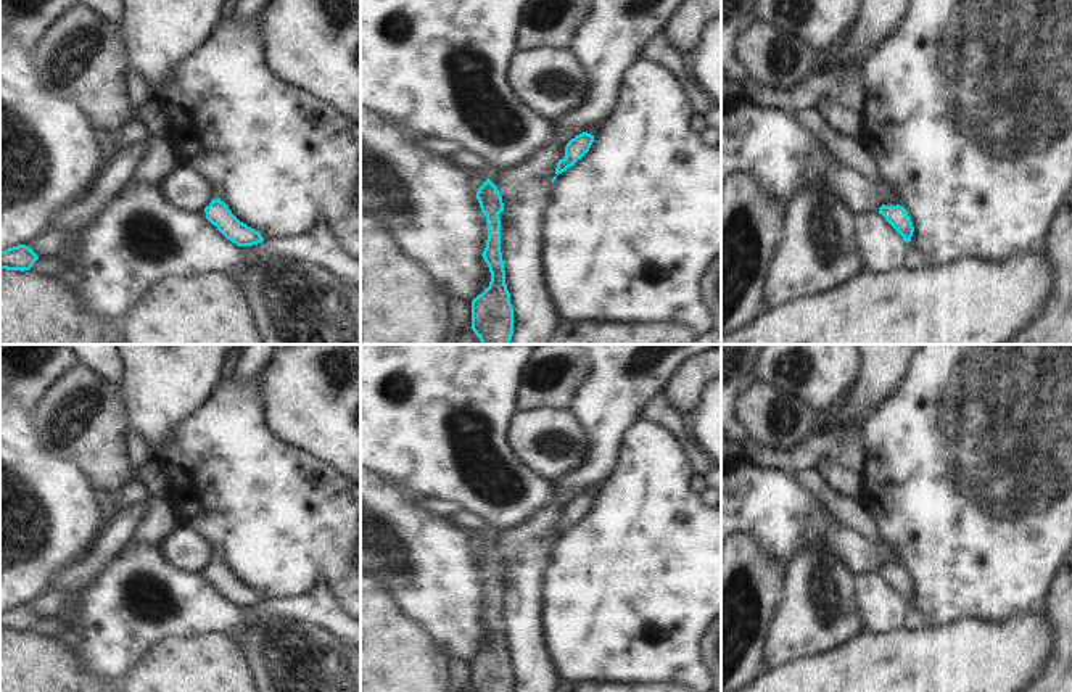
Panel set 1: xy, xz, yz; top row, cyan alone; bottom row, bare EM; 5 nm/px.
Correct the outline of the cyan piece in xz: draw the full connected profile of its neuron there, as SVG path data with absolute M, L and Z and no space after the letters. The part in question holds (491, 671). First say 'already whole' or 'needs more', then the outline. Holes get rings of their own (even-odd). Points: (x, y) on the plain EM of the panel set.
already whole | M486 539L478 549L476 560L486 575L488 600L483 620L489 628L491 642L481 655L472 661L473 692L513 692L513 668L505 645L505 631L501 613L501 579L504 571L502 557L497 547Z

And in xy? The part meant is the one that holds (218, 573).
needs more | M217 547L211 549L209 562L200 575L216 586L217 591L237 607L253 607L264 602L259 592L240 583L232 575L229 566L222 562L222 554Z

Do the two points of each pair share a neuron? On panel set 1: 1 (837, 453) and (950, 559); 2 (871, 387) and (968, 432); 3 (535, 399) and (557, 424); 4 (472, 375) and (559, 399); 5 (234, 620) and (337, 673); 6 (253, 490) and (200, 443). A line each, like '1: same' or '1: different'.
1: different
2: different
3: different
4: different
5: different
6: same

